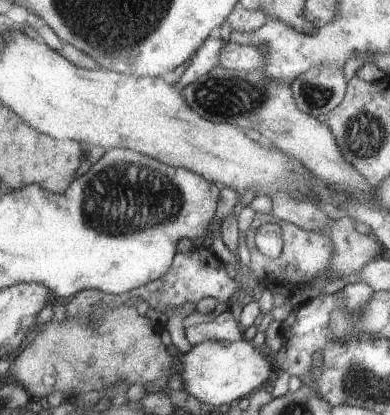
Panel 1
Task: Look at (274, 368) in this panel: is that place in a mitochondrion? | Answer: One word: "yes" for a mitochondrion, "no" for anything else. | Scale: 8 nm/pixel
no

